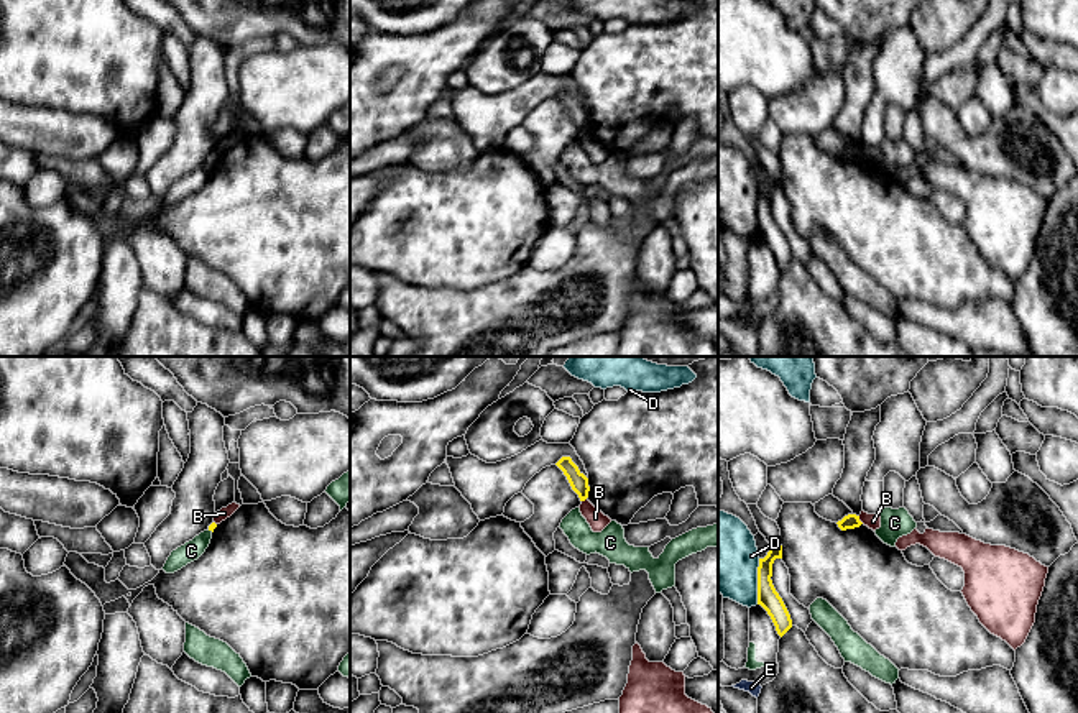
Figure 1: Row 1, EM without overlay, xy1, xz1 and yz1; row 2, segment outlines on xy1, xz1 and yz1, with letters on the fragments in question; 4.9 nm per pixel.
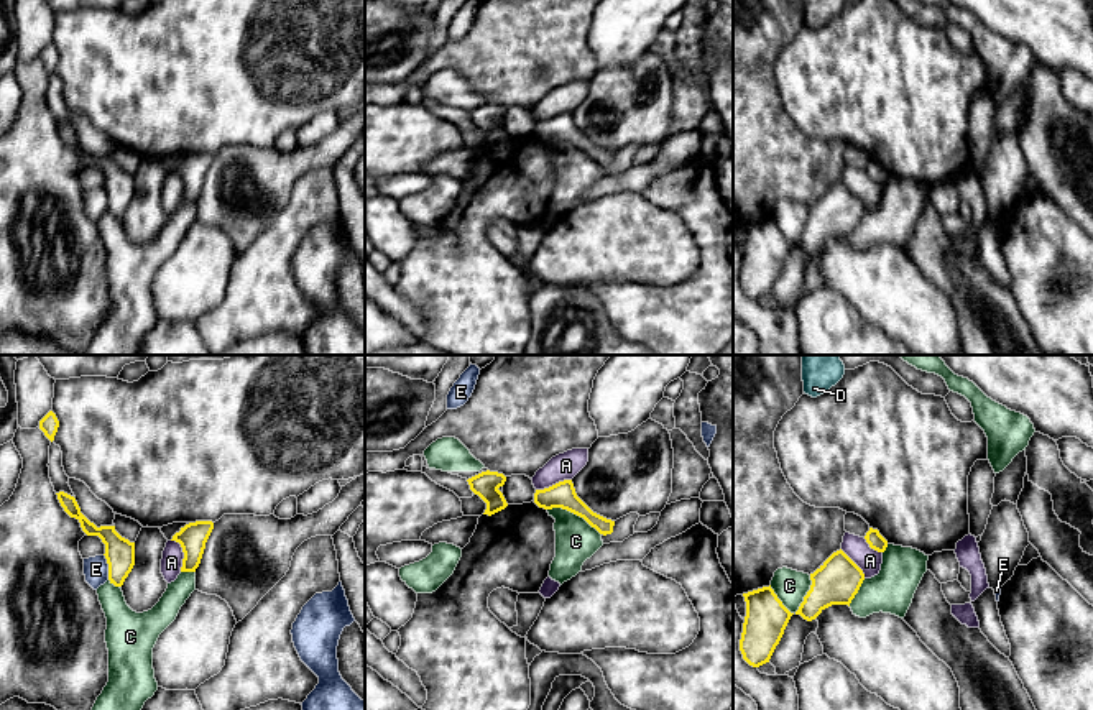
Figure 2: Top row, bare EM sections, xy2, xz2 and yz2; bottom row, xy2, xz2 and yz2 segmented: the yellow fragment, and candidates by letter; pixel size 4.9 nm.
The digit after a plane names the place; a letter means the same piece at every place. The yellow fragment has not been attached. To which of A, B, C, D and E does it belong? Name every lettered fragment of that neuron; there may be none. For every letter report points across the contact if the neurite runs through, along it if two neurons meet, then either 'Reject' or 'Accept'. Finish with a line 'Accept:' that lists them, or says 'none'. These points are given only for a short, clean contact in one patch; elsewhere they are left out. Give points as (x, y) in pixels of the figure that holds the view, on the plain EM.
A: Reject
B: Boundary: yz1 (858, 148), (863, 155). Reject
C: Reject
D: Boundary: yz1 (760, 191), (756, 235). Reject
E: Accept
Accept: E

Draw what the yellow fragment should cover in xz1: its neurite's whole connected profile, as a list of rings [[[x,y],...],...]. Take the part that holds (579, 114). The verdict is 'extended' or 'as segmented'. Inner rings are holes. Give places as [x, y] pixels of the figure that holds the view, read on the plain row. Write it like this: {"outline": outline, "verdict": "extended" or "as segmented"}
{"outline": [[[562,89],[555,97],[564,104],[580,133],[585,133],[590,123],[588,110],[578,102],[570,89]]], "verdict": "as segmented"}

